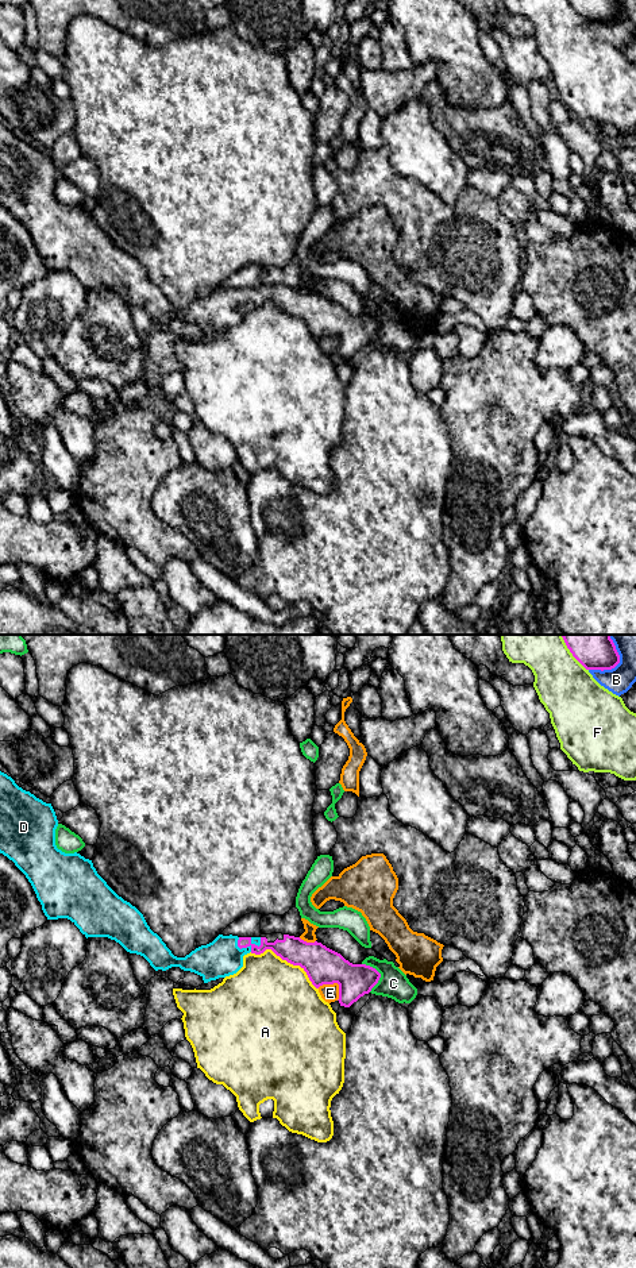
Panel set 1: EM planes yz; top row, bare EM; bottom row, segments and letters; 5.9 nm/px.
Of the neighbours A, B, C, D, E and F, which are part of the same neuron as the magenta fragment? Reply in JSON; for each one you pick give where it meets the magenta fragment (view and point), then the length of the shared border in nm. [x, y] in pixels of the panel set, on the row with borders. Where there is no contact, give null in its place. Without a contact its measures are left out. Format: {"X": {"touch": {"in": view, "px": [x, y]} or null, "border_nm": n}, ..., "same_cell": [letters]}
{"D": {"touch": {"in": "yz", "px": [251, 944]}, "border_nm": 160}, "same_cell": ["D"]}

